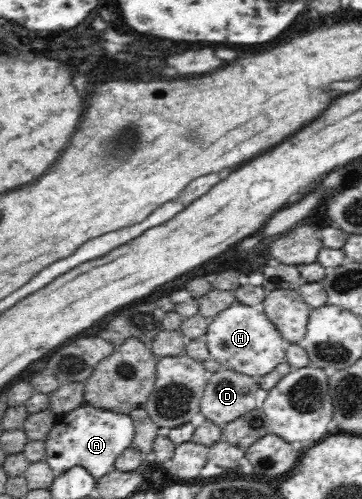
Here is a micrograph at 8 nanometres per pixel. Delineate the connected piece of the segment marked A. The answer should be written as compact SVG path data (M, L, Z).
M81 404L79 409L59 415L58 422L45 439L45 462L55 476L75 465L81 465L92 477L99 478L115 469L116 458L133 443L134 436L135 422L128 414Z

